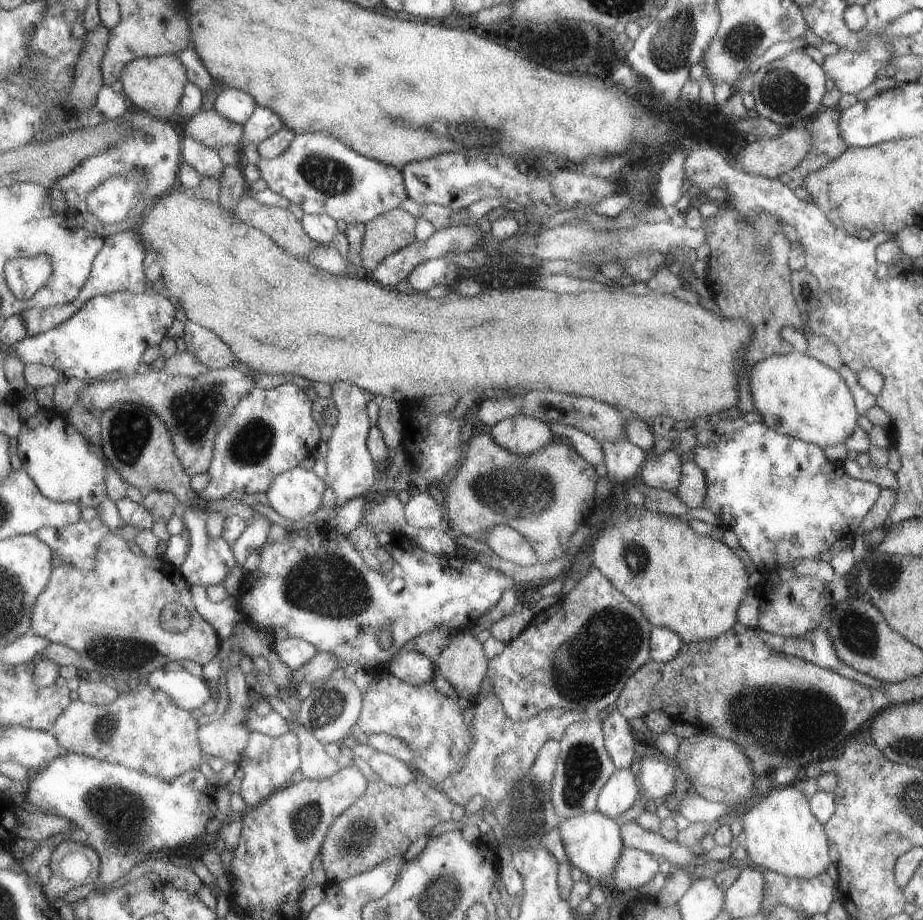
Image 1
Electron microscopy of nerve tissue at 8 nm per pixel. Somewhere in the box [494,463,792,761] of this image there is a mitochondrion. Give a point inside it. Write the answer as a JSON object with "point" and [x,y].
{"point":[593,663]}

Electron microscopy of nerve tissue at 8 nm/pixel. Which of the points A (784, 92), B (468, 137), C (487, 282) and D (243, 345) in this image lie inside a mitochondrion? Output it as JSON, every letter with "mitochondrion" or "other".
{"A":"mitochondrion","B":"mitochondrion","C":"other","D":"other"}

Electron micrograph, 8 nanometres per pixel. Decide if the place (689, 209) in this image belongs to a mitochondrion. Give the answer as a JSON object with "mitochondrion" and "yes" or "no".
{"mitochondrion":"no"}

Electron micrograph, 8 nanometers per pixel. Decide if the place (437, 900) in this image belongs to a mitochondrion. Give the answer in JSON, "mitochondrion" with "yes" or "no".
{"mitochondrion":"yes"}

